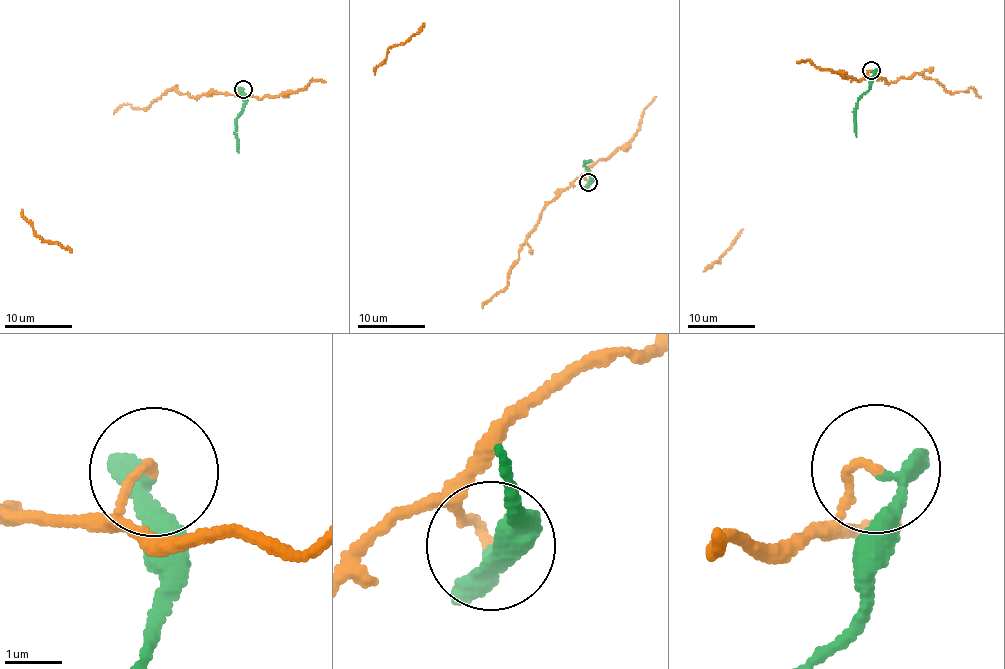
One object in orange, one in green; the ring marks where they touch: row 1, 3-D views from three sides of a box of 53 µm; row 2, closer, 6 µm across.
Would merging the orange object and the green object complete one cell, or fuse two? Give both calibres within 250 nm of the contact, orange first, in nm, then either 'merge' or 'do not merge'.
130/320 nm | do not merge

